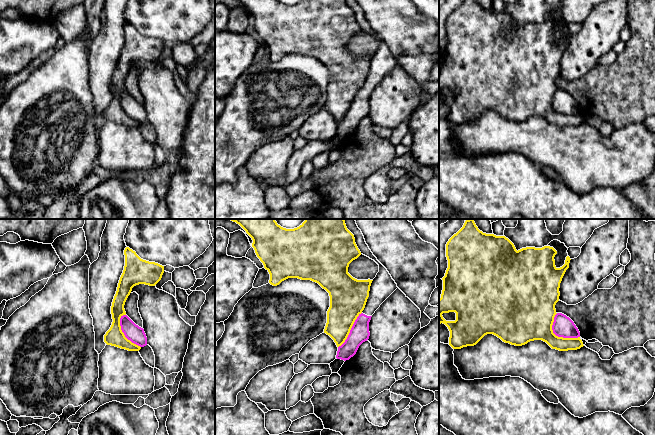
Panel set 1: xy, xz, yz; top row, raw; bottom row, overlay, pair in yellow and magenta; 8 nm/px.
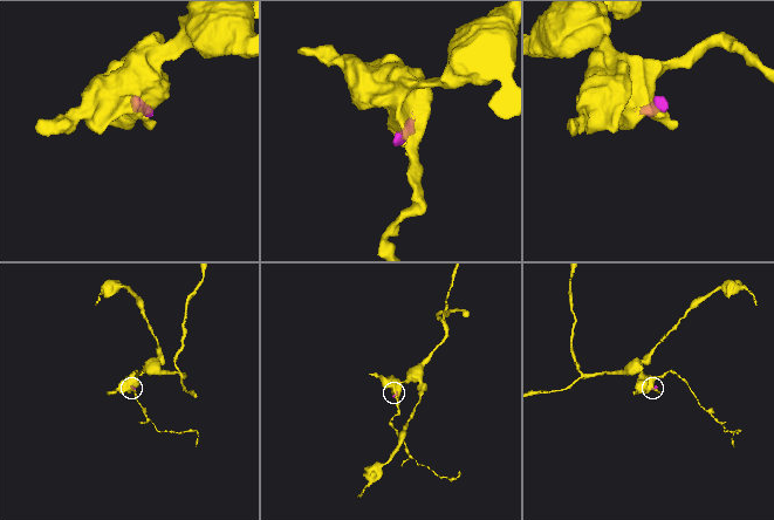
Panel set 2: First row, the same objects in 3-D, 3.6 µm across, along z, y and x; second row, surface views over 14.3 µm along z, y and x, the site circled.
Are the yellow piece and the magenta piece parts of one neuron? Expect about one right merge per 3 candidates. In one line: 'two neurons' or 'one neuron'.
two neurons

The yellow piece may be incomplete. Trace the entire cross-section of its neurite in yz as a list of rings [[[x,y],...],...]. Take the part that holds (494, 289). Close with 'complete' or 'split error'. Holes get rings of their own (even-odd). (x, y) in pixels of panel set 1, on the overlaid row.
[[[473,219],[466,220],[463,227],[456,234],[454,234],[446,244],[446,257],[448,260],[448,268],[446,270],[445,276],[442,278],[443,290],[442,290],[441,298],[439,299],[439,328],[441,323],[445,324],[448,327],[450,331],[449,345],[453,349],[461,349],[467,346],[474,346],[485,335],[493,334],[497,336],[498,338],[500,338],[503,342],[509,343],[515,346],[522,346],[534,340],[542,340],[546,342],[552,349],[556,349],[559,351],[577,350],[583,347],[584,345],[580,337],[578,338],[558,337],[553,333],[553,330],[552,330],[554,317],[557,314],[555,305],[559,301],[560,283],[562,281],[562,278],[566,270],[569,268],[569,263],[571,260],[570,257],[567,256],[565,260],[565,264],[562,267],[557,268],[555,266],[555,260],[554,260],[554,257],[556,254],[557,254],[557,251],[550,246],[544,246],[542,248],[526,247],[517,251],[514,244],[505,236],[496,236],[494,234],[483,233],[482,231],[478,229]],[[449,312],[456,313],[455,321],[446,321],[443,318],[442,314],[449,313]]]; complete

